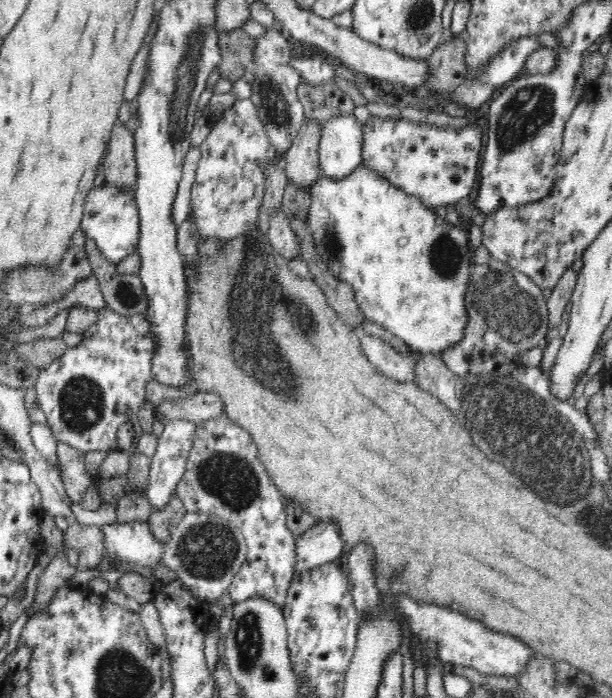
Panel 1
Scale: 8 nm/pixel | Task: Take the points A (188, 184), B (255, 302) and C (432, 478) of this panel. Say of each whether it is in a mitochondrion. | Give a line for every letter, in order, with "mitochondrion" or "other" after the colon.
A: other
B: mitochondrion
C: other

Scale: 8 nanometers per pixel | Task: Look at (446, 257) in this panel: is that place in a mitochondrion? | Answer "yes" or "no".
yes

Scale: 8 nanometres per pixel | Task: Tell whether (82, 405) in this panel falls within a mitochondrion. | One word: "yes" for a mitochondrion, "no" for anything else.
yes

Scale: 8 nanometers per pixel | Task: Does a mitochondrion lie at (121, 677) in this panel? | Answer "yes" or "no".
yes

